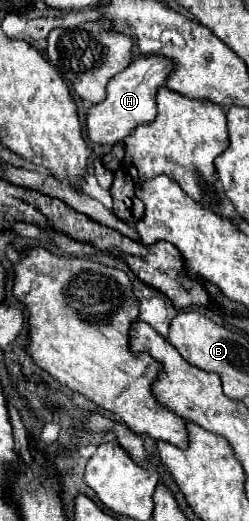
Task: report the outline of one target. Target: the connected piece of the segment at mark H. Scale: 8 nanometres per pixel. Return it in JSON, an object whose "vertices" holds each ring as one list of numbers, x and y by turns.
{"vertices":[[143,56,133,58,131,64,113,76,107,84,107,98,99,104,93,104,87,110,87,134,95,144,117,144,121,142,137,124,151,122,157,114,155,94,157,88,165,84,165,78,171,74,173,64,163,56]]}

